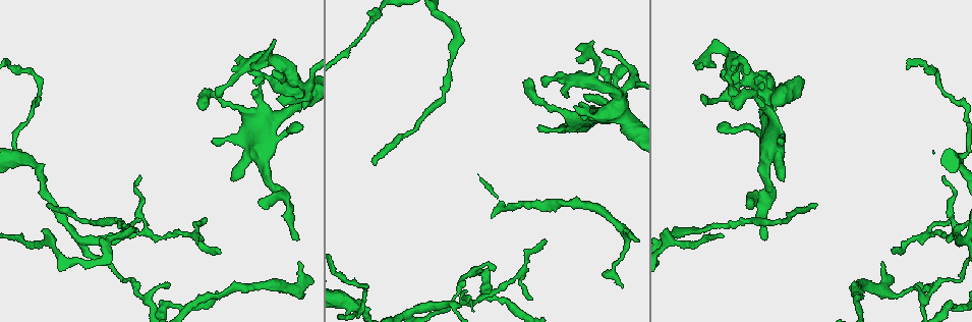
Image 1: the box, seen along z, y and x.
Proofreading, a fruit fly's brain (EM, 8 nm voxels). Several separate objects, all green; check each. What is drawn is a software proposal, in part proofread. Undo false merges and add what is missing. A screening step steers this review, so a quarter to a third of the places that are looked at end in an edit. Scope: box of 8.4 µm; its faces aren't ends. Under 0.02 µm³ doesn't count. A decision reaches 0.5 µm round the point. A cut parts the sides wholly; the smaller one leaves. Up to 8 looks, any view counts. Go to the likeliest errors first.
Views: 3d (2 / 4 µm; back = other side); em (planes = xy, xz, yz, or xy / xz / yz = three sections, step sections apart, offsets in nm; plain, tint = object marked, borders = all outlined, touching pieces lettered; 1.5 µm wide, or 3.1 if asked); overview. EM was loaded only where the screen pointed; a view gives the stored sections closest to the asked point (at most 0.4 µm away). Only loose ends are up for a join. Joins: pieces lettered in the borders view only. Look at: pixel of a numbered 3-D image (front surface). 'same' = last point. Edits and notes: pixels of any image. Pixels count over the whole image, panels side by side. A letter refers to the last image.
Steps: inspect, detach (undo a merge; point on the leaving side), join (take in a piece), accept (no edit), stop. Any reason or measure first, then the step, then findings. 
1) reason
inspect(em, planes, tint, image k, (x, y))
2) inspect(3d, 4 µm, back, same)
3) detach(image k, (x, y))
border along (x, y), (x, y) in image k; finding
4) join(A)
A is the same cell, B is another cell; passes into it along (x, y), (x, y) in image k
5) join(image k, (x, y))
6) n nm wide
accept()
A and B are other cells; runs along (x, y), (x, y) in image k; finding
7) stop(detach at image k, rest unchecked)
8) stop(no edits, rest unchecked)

free end
inspect(3d, 2 µm, image 1, (374, 163))

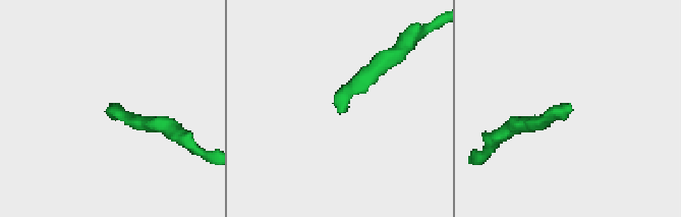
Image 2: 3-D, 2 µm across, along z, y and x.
need the tissue
inspect(em, planes, borders, image 2, (111, 106))

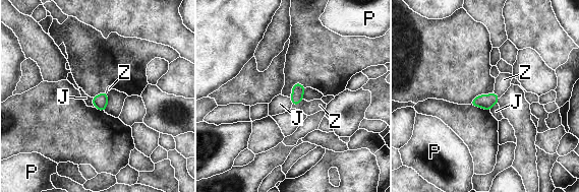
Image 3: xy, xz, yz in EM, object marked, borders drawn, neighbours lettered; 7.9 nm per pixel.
100 nm wide
join(Z)
Z is the same cell, J and P are other cells; passes into it along (298, 89), (297, 104), (308, 108) in image 3; the neuron continues

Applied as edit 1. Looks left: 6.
an open end
inspect(em, planes, tint, image 1, (547, 240))

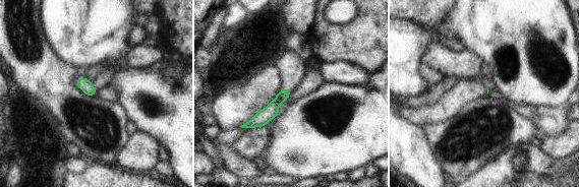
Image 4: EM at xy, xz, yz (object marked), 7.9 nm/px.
inspect(em, planes, borders, same)

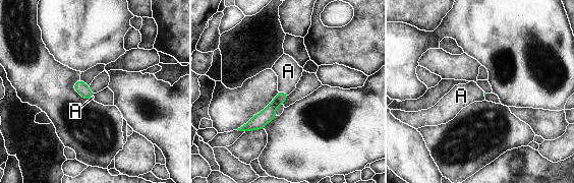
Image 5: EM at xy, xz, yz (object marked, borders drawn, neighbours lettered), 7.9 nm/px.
join(A)
A is the same cell; it goes on there

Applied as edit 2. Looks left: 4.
see it whole again
inspect(overview)

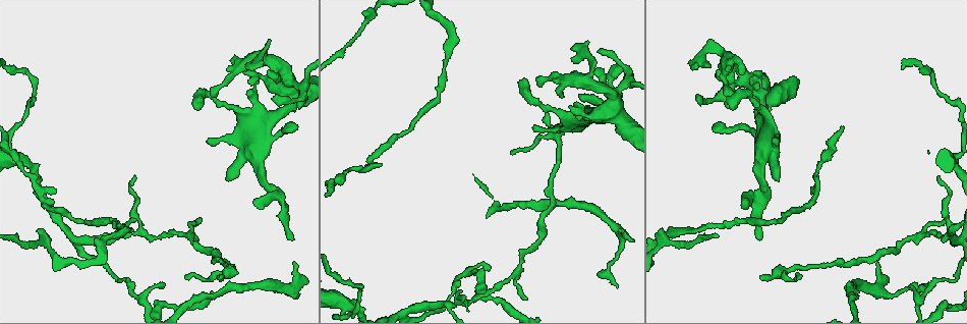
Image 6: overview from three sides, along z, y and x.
thin end
inspect(em, xy, step 8, borders, image 6, (294, 261))

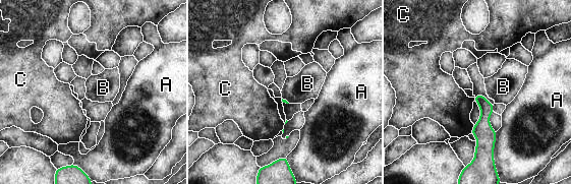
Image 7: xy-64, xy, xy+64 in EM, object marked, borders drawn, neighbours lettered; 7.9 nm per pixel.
cut it another way
inspect(em, planes, borders, same)

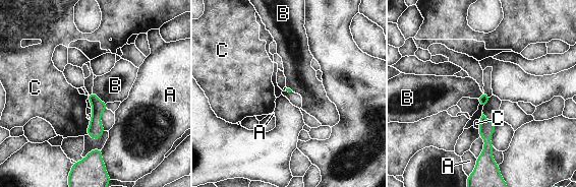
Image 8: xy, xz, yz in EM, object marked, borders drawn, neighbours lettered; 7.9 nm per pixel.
accept()
A, B and C are other cells; none of them fits

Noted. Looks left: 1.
stop(join at image 3, join at image 5, rest unchecked)

